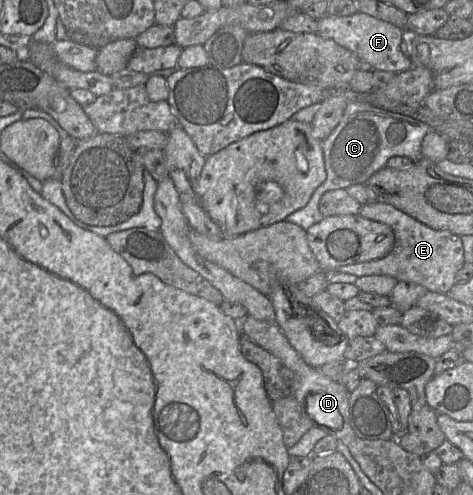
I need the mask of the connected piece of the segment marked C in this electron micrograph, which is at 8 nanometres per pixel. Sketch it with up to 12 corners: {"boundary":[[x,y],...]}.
{"boundary":[[350,95],[322,141],[326,180],[285,220],[307,230],[324,193],[417,162],[427,124]]}

